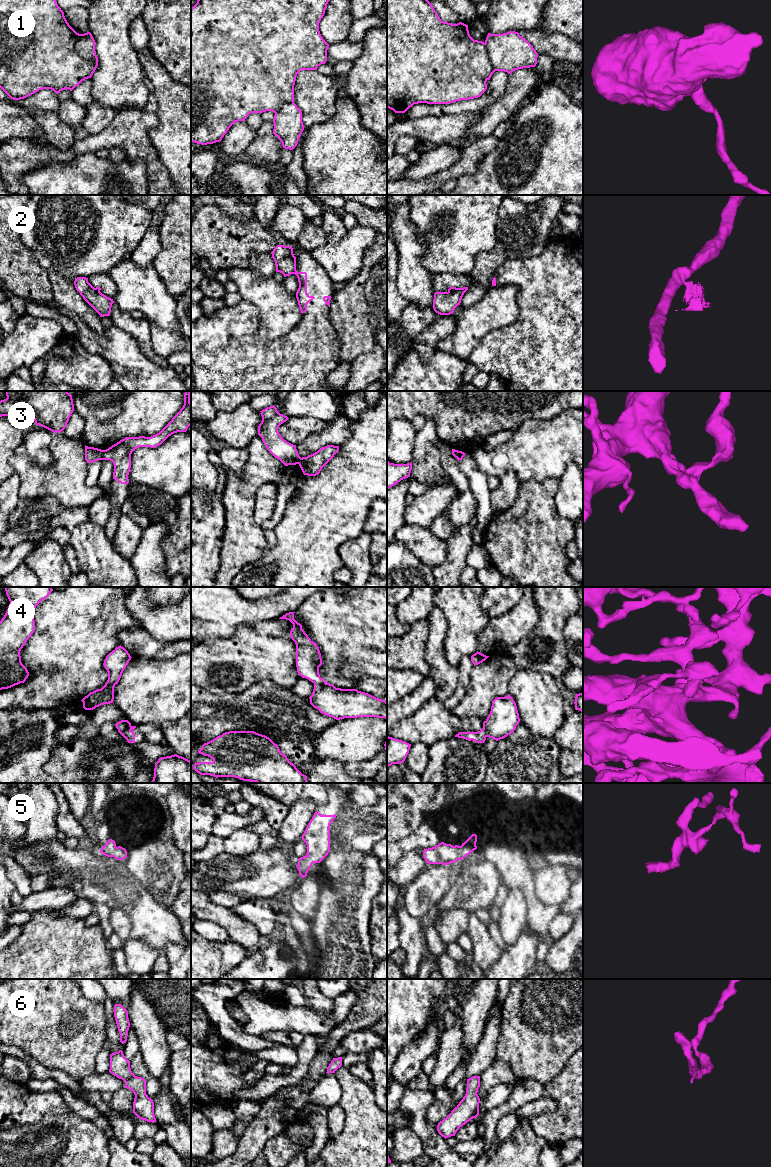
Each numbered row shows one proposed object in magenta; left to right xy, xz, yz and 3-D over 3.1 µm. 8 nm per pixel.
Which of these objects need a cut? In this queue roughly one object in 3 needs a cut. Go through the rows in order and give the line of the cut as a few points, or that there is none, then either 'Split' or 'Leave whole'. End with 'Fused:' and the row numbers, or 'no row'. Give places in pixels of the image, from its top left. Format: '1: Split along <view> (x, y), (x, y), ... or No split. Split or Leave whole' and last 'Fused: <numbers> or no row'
1: Split along xy (78, 34), (76, 42), (77, 51), (96, 66). Split
2: Split along xz (296, 270), (293, 273). Split
3: Split along xy (104, 450), (102, 459). Split
4: No split. Leave whole
5: No split. Leave whole
6: No split. Leave whole
Fused: 1, 2, 3

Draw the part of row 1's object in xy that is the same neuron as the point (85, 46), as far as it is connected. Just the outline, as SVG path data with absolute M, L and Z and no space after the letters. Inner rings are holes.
M90 32L79 34L76 43L76 50L81 56L98 66L98 57L96 55L95 45L96 42Z

